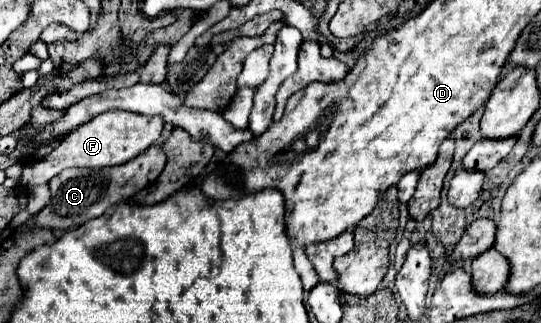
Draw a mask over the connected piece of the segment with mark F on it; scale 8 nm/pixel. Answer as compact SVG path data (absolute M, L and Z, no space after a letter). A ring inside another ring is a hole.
M113 109L107 113L101 113L99 117L93 117L87 121L87 125L81 125L71 133L71 137L65 137L57 149L53 149L43 161L31 163L23 167L21 183L25 187L49 183L51 177L61 173L67 167L91 167L91 169L103 169L103 167L115 167L123 165L125 161L137 157L143 153L149 145L157 143L163 133L165 121L163 117L148 117L137 113L127 113L121 109Z

